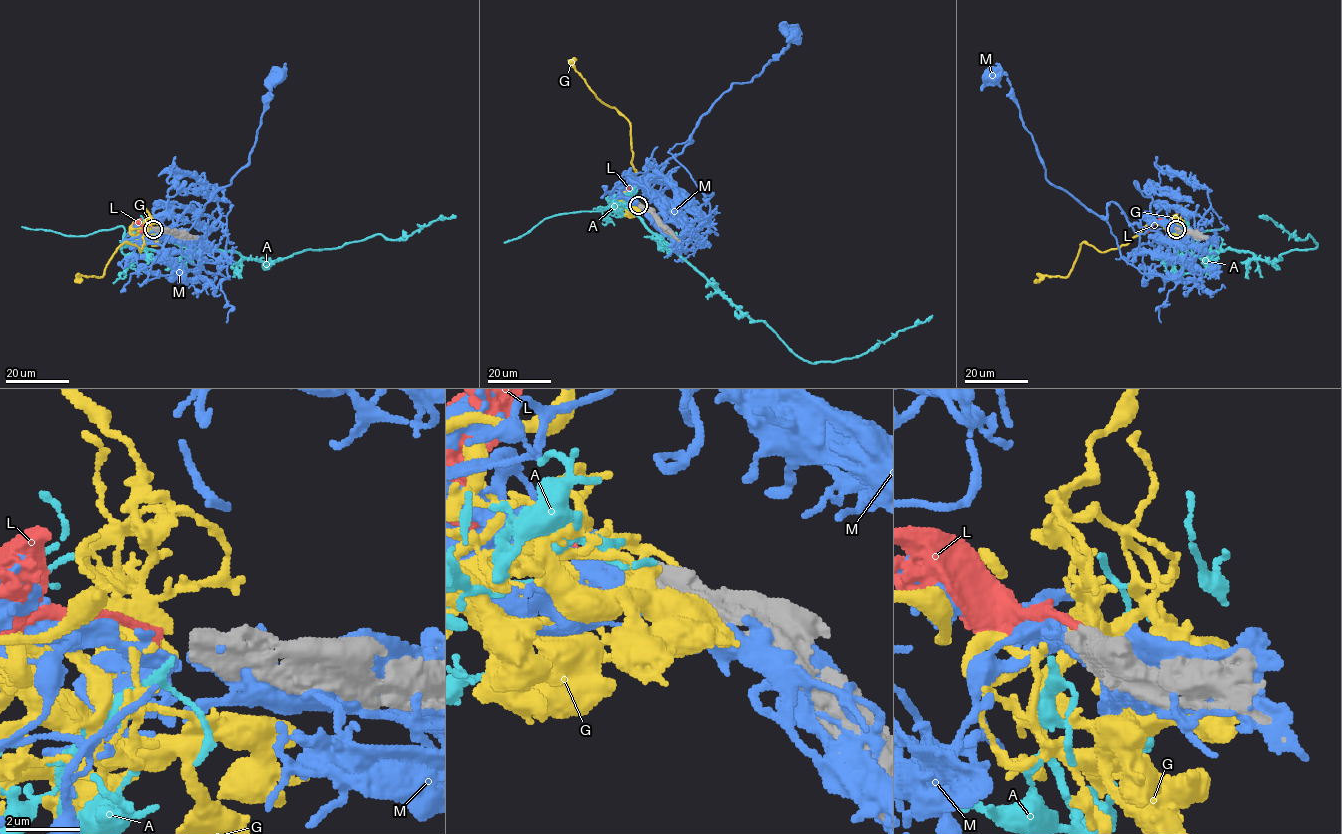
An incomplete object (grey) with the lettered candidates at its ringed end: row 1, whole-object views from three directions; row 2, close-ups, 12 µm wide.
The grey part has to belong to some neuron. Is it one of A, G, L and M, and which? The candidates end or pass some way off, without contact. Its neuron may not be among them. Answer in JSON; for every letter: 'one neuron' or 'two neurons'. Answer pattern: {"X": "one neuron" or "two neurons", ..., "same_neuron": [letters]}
{"A": "two neurons", "G": "two neurons", "L": "two neurons", "M": "two neurons", "same_neuron": []}

